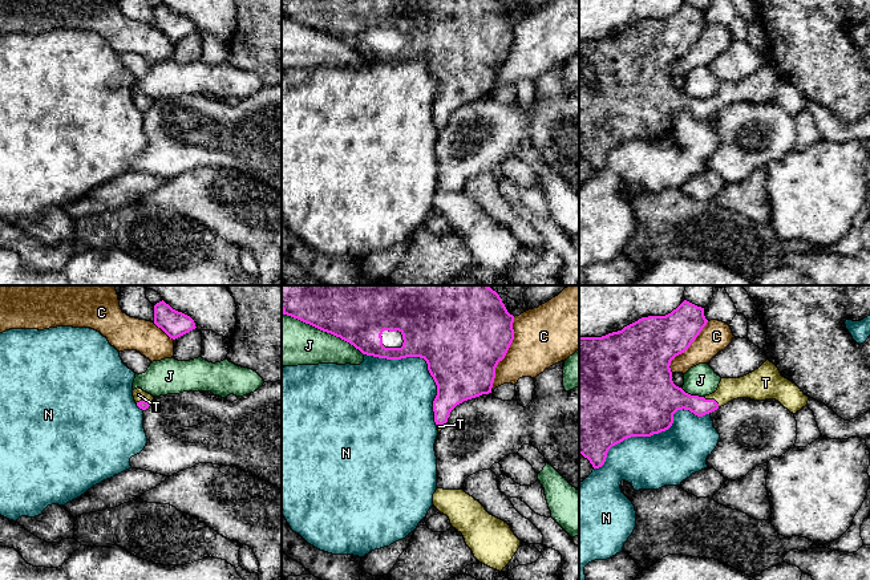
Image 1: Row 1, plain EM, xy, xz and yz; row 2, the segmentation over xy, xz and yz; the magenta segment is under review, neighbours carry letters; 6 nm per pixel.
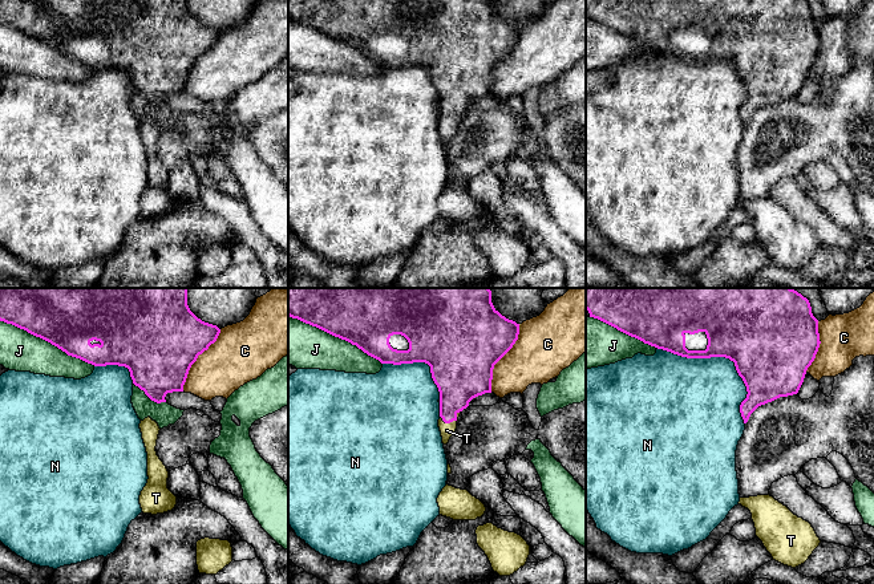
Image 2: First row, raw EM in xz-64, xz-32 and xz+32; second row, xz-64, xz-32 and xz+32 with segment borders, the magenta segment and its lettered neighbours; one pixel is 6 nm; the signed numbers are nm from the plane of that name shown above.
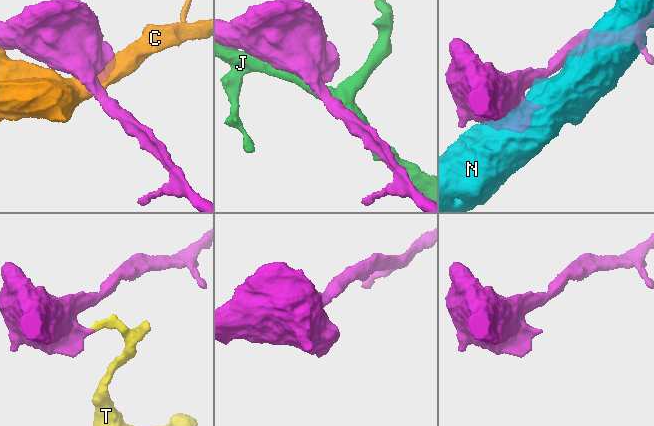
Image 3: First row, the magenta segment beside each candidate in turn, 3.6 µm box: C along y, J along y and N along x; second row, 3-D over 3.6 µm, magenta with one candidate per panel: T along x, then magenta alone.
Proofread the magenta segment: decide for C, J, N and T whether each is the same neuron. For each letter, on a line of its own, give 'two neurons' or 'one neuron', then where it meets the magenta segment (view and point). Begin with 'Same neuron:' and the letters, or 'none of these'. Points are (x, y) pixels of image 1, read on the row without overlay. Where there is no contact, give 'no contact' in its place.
Same neuron: none of these
C: two neurons; contact xz (506, 55)
J: two neurons; contact xz (323, 33)
N: two neurons; contact yz (651, 137)
T: two neurons; contact yz (712, 102)

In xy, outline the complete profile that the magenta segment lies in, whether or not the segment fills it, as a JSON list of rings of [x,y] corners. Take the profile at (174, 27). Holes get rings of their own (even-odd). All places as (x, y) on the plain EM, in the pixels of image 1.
[[[163,3],[154,8],[154,27],[173,42],[197,31],[190,19],[173,12]]]

